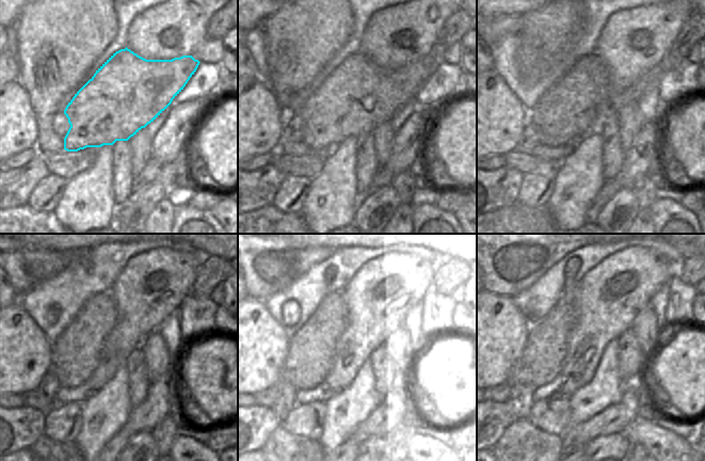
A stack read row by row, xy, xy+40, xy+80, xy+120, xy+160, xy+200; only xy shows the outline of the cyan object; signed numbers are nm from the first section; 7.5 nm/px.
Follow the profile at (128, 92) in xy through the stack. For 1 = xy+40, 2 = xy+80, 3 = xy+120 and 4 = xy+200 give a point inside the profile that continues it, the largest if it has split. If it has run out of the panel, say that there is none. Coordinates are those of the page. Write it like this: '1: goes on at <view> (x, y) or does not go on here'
1: goes on at xy+40 (358, 96)
2: goes on at xy+80 (576, 107)
3: goes on at xy+120 (75, 354)
4: goes on at xy+200 (540, 361)

